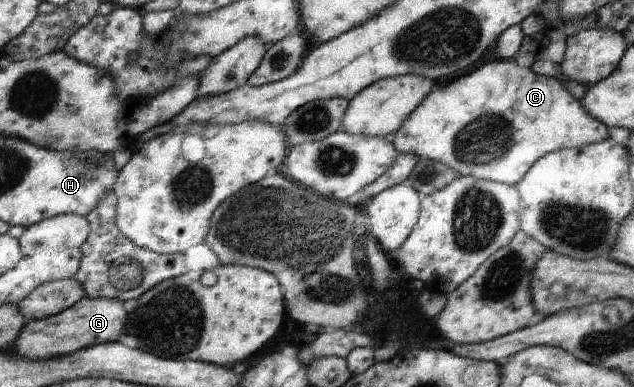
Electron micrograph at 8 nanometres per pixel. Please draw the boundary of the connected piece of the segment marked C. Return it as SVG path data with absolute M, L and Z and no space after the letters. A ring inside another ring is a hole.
M517 59L486 62L480 68L459 73L442 88L434 87L404 120L400 130L390 137L399 153L414 154L419 159L426 158L445 164L459 175L470 175L510 186L518 184L532 168L532 164L545 154L598 144L608 139L608 126L592 118L580 101L562 86L560 78L536 74L529 64Z

